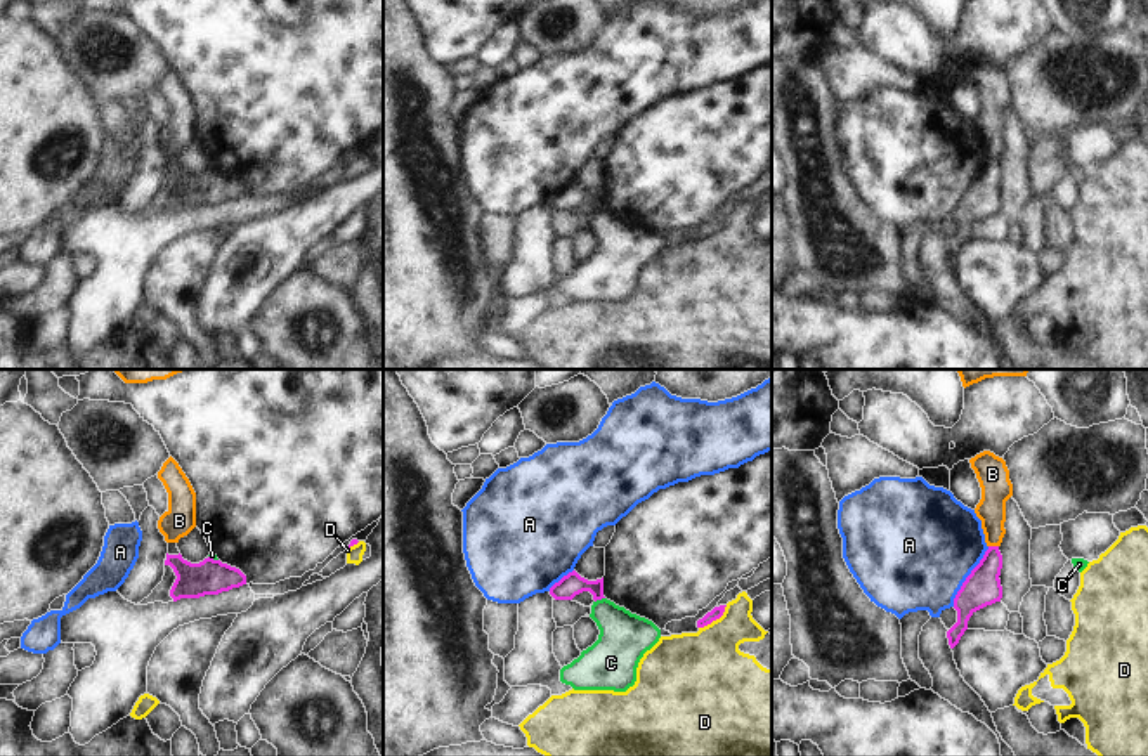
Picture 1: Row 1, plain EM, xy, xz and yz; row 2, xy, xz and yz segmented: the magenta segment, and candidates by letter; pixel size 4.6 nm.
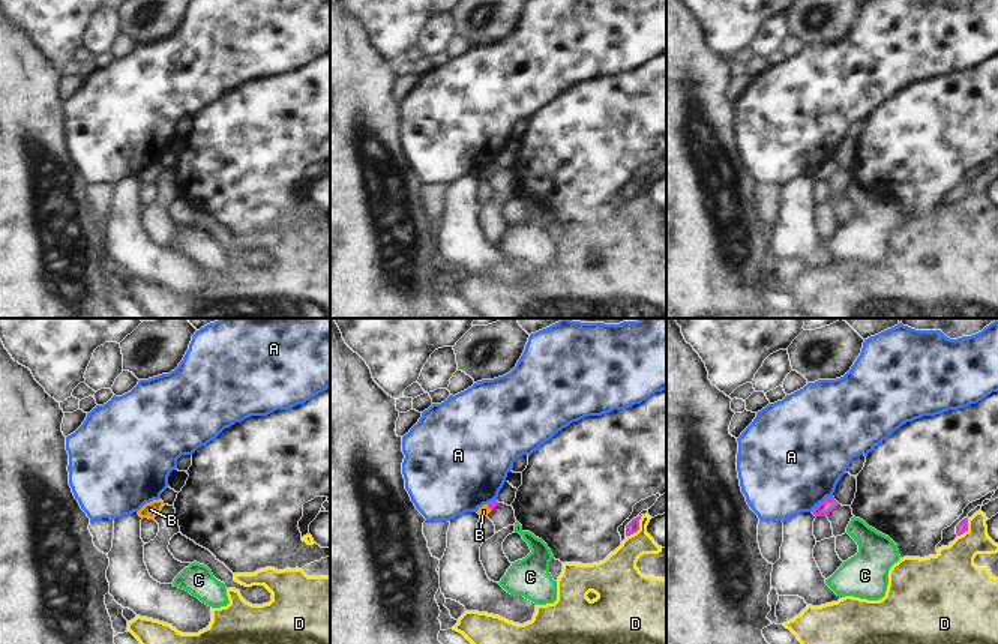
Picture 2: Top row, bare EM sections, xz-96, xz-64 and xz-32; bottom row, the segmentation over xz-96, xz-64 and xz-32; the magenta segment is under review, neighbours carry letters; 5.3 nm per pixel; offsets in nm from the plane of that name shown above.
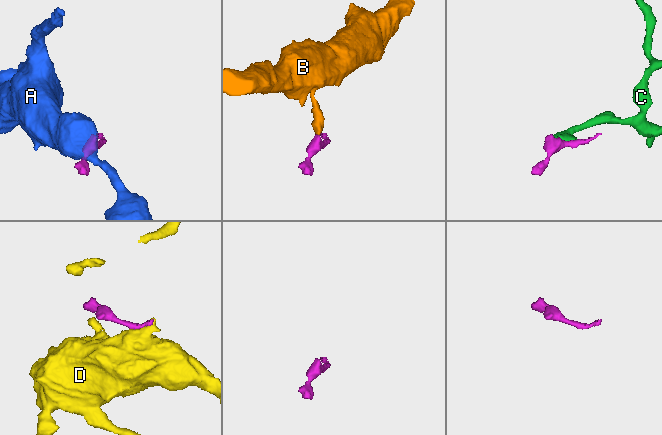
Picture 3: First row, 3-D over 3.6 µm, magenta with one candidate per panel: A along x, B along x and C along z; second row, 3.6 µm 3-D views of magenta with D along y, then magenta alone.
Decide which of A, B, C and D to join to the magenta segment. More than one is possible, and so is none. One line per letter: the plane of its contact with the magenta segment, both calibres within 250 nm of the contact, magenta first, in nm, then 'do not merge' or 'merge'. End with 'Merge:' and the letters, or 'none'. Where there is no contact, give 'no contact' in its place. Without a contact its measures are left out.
A: yz | 170/500 nm | do not merge
B: yz | 170/140 nm | do not merge
C: xz | 110/240 nm | do not merge
D: xz | 60/380 nm | do not merge
Merge: none

